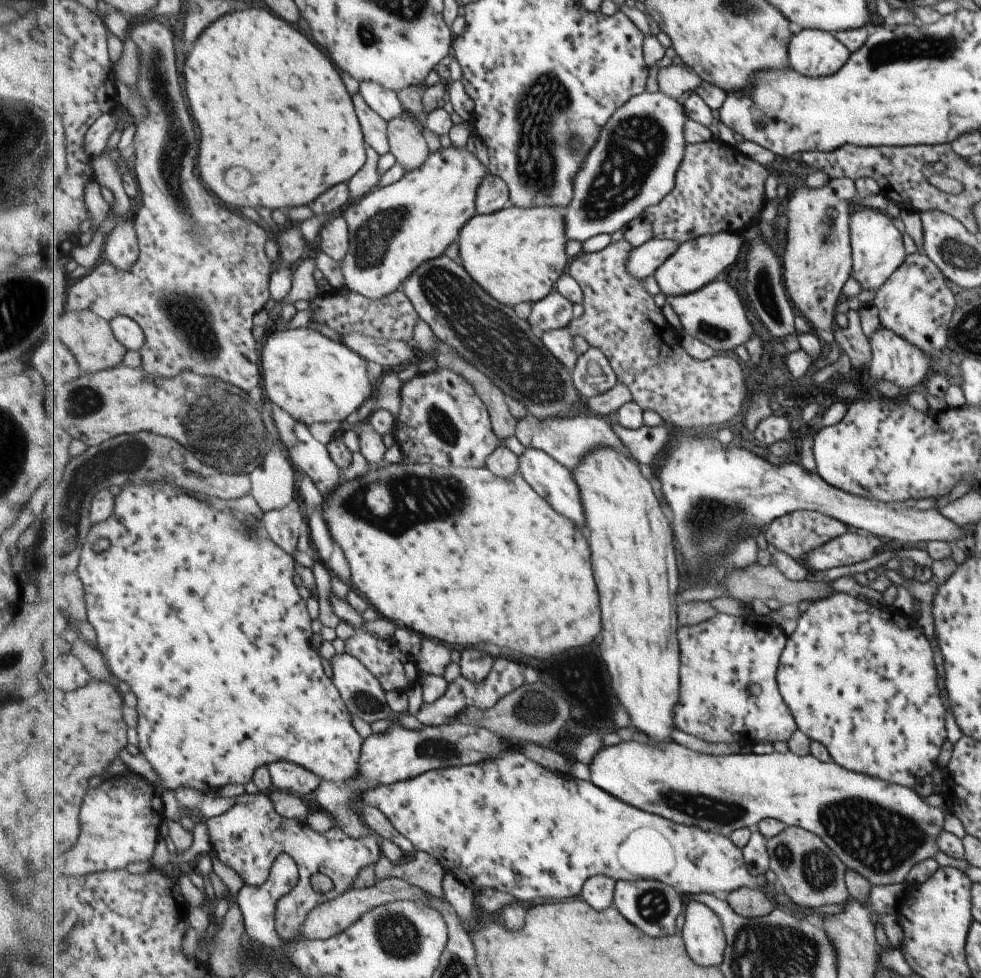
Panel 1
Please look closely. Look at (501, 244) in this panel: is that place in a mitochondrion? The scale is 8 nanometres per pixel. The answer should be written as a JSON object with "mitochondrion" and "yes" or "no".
{"mitochondrion":"no"}

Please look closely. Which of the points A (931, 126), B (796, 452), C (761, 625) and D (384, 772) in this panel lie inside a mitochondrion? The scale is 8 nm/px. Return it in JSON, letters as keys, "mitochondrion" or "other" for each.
{"A":"other","B":"other","C":"other","D":"other"}

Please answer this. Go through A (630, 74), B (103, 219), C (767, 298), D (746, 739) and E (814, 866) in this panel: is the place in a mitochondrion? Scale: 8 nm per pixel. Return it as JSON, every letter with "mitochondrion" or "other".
{"A":"other","B":"other","C":"mitochondrion","D":"other","E":"mitochondrion"}

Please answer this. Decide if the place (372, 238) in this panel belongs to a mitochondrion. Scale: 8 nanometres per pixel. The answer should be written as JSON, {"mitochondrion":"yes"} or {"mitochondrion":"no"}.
{"mitochondrion":"yes"}

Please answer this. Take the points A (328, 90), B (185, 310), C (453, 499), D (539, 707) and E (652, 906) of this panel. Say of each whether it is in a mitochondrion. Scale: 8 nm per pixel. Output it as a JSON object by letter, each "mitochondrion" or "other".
{"A":"other","B":"mitochondrion","C":"mitochondrion","D":"mitochondrion","E":"mitochondrion"}

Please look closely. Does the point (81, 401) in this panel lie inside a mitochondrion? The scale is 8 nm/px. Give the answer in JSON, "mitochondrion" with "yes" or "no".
{"mitochondrion":"yes"}

